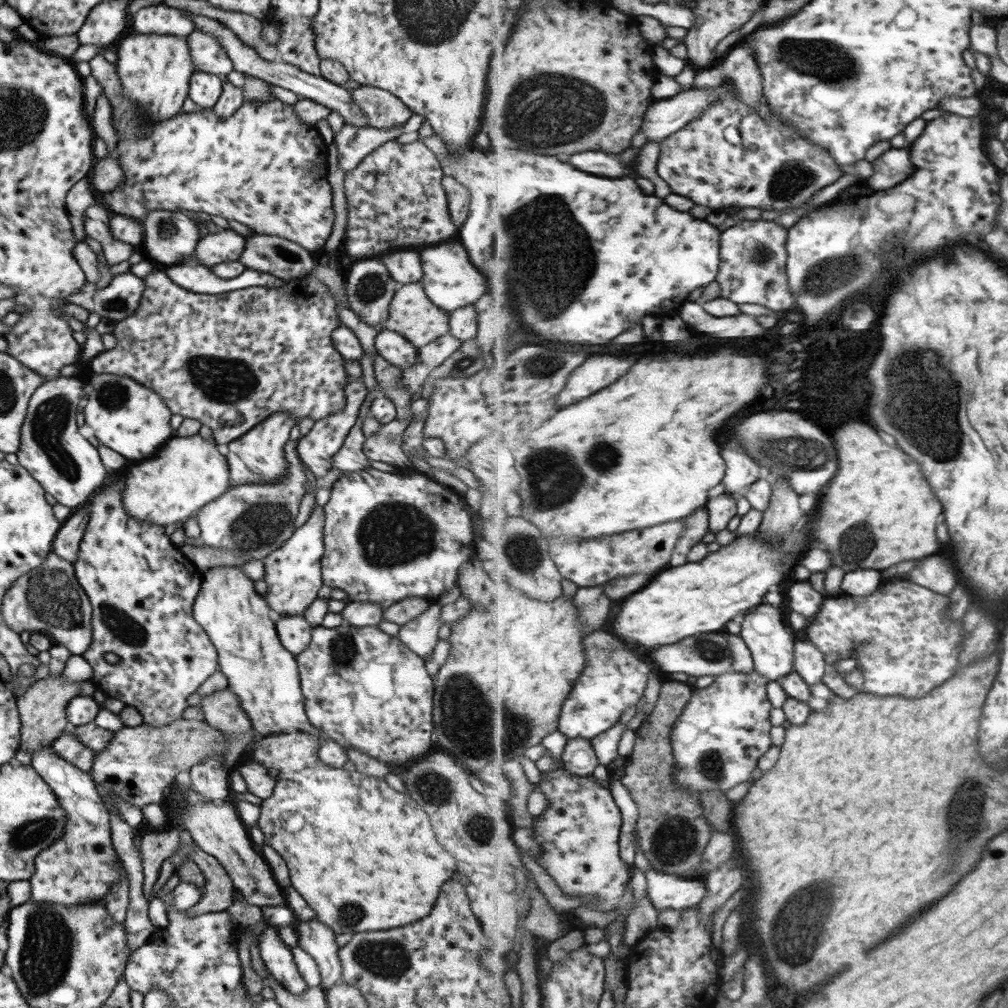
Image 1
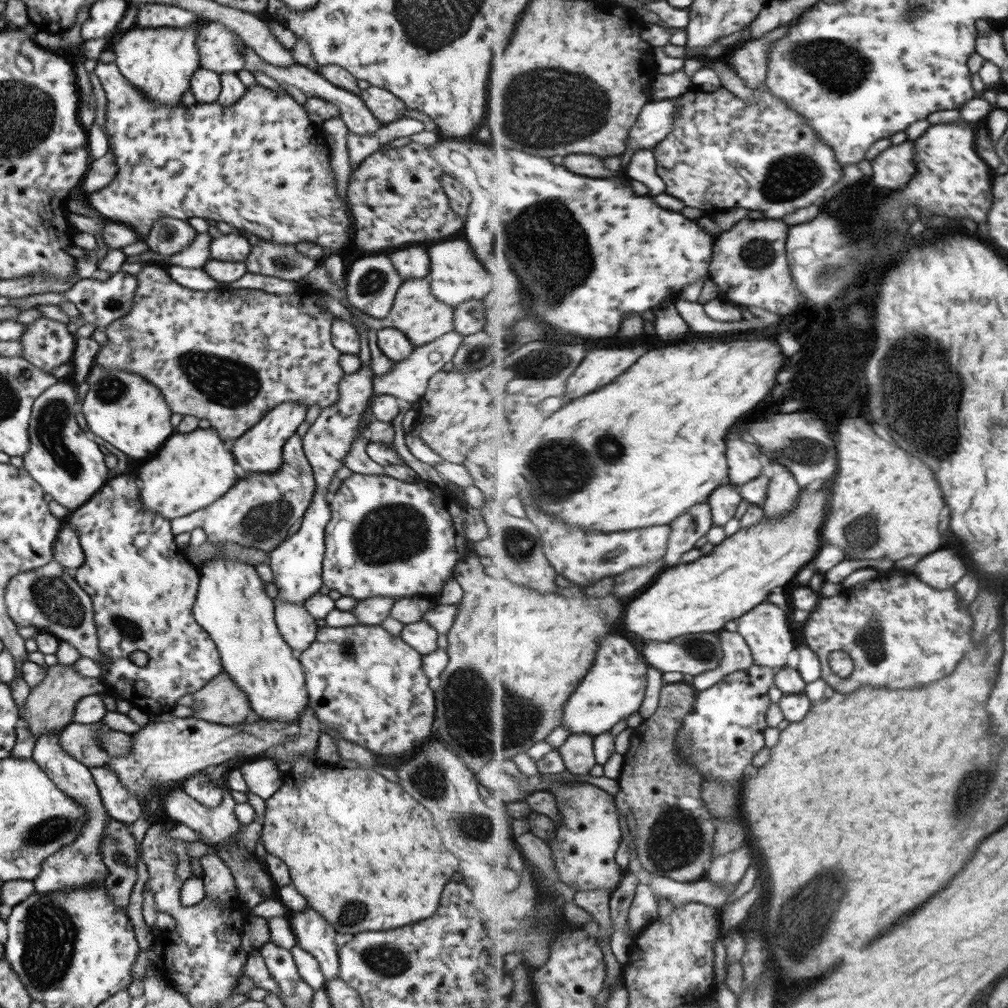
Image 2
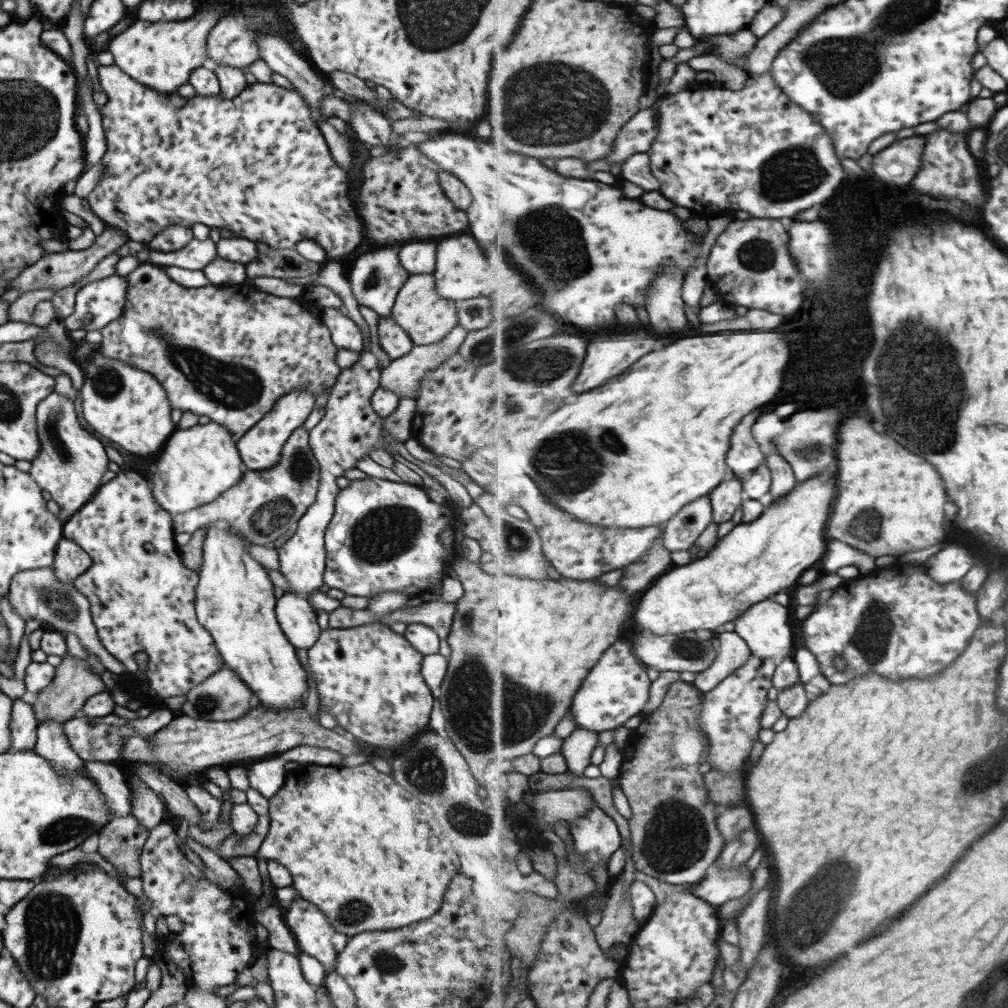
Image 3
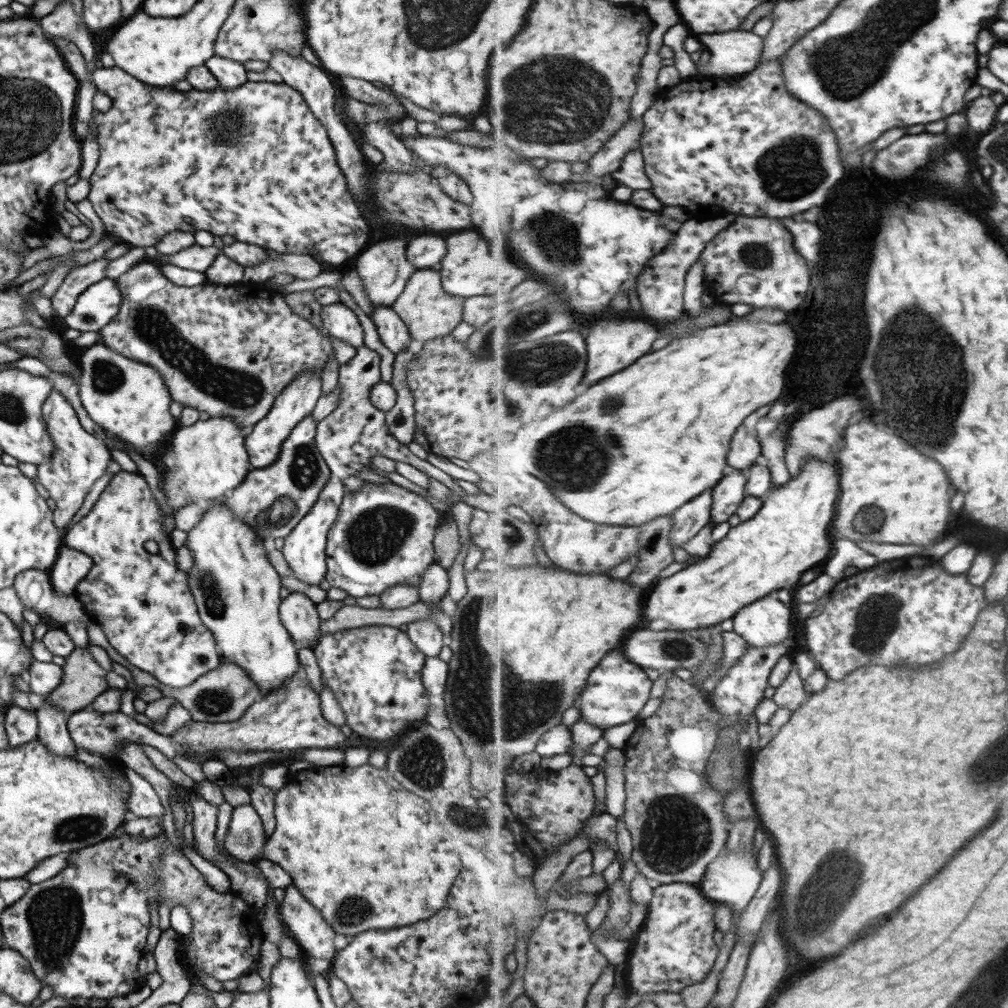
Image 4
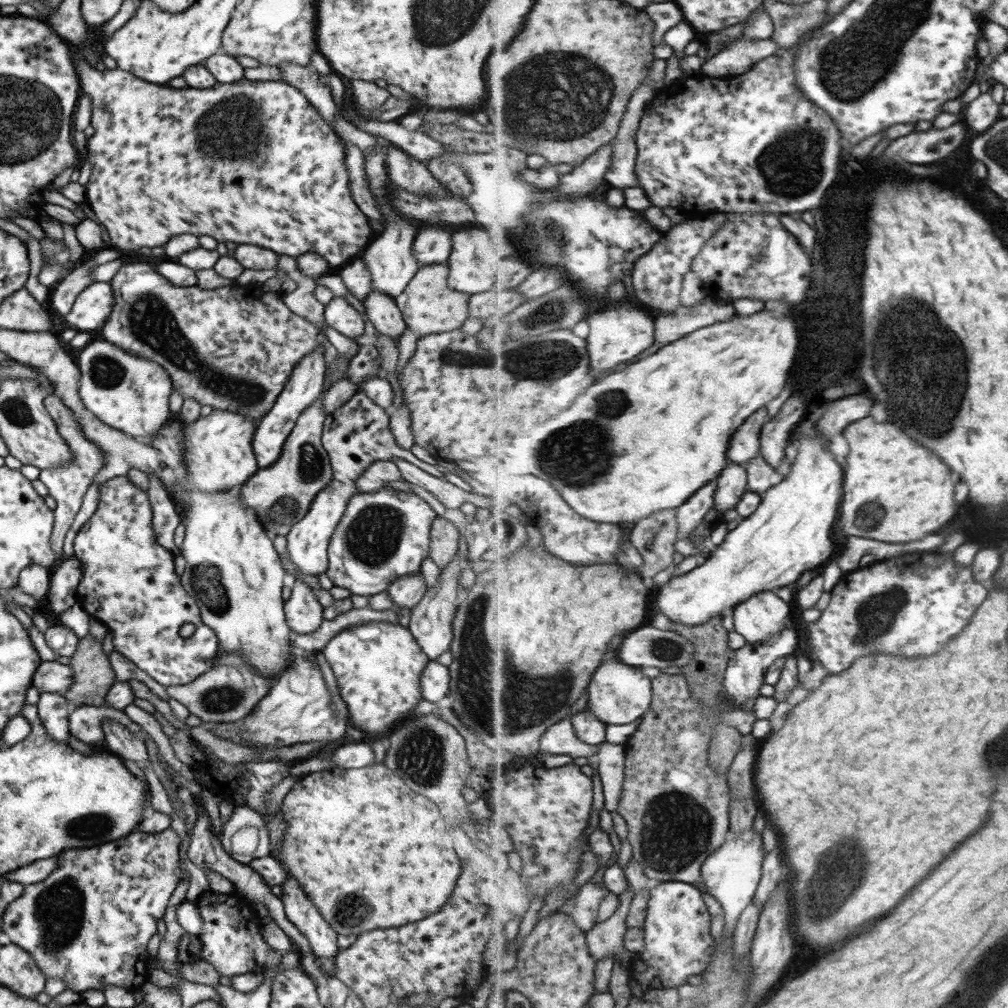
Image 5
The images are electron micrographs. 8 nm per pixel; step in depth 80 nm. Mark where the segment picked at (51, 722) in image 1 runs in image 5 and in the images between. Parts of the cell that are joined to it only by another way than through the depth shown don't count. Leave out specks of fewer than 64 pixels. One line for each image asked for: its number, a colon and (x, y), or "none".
2: (49, 706)
3: (74, 682)
4: (83, 680)
5: (93, 676)

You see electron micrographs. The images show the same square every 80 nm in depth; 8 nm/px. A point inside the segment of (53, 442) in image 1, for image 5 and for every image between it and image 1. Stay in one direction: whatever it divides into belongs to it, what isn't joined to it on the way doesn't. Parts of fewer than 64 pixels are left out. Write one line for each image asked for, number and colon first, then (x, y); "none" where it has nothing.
2: (69, 467)
3: (70, 463)
4: (78, 460)
5: (66, 485)

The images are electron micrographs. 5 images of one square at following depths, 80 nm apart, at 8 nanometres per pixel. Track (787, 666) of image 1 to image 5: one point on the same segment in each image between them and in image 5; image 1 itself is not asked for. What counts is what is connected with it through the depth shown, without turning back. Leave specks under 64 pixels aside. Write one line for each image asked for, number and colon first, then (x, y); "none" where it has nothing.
2: (766, 628)
3: (766, 628)
4: (766, 622)
5: (763, 616)

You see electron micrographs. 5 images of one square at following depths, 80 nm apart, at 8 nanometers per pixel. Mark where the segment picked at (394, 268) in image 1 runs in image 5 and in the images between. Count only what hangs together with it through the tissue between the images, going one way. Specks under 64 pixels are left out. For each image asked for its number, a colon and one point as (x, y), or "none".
2: (412, 262)
3: (415, 257)
4: (424, 251)
5: (432, 243)

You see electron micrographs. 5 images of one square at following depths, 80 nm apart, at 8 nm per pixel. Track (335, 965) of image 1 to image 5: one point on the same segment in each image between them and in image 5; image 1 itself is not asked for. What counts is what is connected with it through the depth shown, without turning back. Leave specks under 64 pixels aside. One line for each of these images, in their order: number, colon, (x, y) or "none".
2: (314, 935)
3: (312, 933)
4: (312, 934)
5: (299, 910)

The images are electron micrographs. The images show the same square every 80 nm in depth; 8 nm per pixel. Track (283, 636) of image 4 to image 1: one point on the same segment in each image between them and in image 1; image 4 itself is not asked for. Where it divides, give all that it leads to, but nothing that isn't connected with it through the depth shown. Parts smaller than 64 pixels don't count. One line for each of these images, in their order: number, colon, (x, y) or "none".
1: (263, 675)
2: (231, 605)
3: (234, 601)

